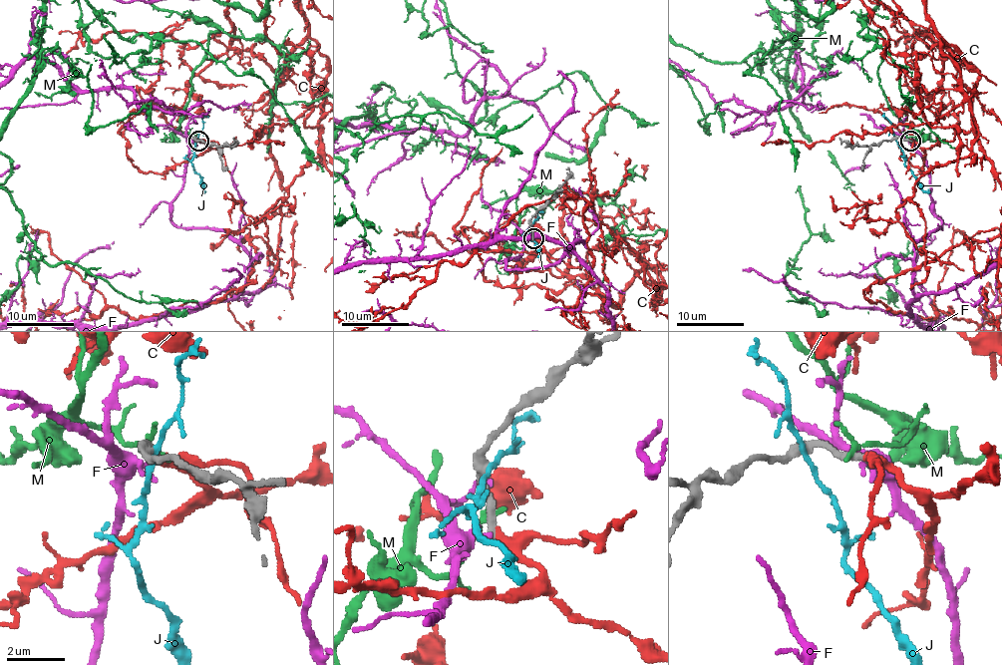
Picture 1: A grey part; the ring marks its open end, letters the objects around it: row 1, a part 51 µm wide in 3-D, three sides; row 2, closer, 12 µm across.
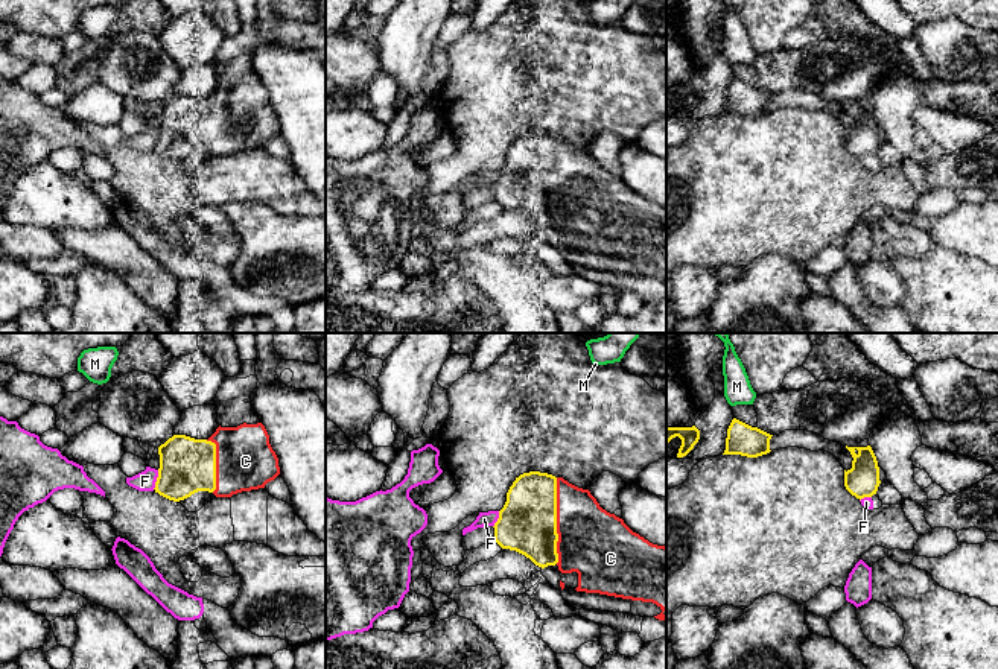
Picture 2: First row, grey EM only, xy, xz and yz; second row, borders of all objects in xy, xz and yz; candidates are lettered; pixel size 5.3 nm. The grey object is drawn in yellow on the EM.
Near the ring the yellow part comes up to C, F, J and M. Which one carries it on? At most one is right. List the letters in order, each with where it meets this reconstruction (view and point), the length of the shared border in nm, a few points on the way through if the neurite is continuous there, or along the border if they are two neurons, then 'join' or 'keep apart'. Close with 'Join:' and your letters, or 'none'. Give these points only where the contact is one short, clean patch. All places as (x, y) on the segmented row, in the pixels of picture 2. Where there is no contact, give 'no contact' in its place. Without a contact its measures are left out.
C: contact xz (556, 520); length 460 nm; join
F: contact xy (157, 479); length 110 nm; border xy (158, 470), (152, 488); keep apart
J: no contact; keep apart
M: no contact; keep apart
Join: C

